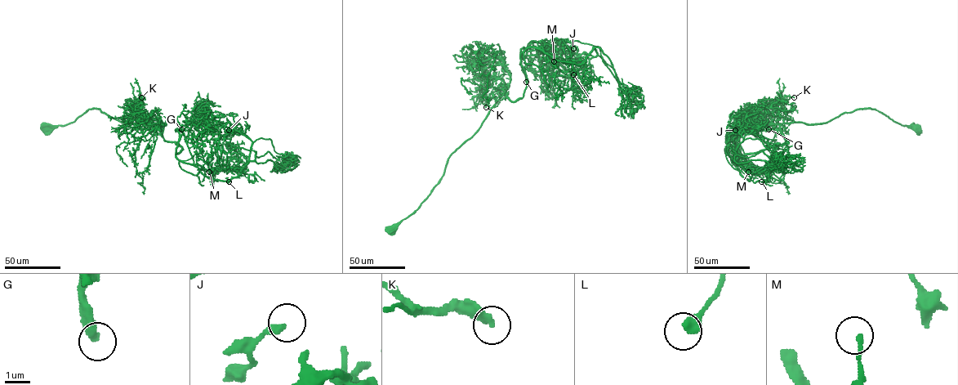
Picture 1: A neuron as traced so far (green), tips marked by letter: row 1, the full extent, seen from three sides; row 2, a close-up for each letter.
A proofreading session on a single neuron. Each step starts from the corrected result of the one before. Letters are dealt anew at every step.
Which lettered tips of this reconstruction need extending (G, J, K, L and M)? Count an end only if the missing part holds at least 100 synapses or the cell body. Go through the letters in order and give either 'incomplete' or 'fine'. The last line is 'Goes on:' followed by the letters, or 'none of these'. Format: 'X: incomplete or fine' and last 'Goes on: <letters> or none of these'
G: incomplete
J: fine
K: fine
L: fine
M: fine
Goes on: G

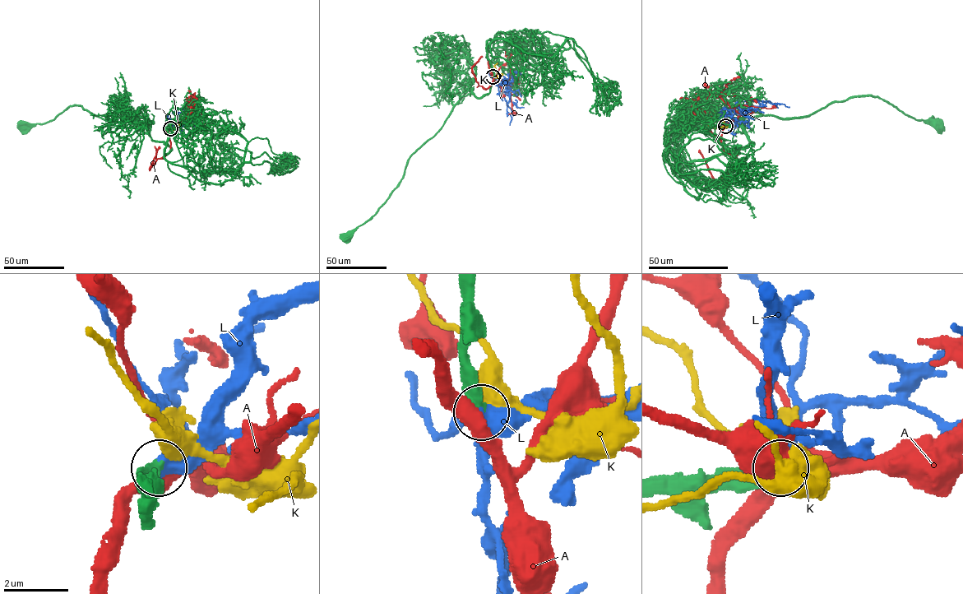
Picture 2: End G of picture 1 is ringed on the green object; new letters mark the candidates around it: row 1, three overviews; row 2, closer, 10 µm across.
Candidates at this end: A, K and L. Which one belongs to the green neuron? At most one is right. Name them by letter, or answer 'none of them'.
L

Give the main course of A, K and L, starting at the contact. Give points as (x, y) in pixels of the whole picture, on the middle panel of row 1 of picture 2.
A: (493, 76), (491, 73), (493, 81), (485, 89), (476, 81), (472, 67), (481, 56)
K: (493, 76), (497, 76), (494, 66), (497, 62)
L: (493, 76), (500, 76), (499, 85), (511, 118), (510, 125)

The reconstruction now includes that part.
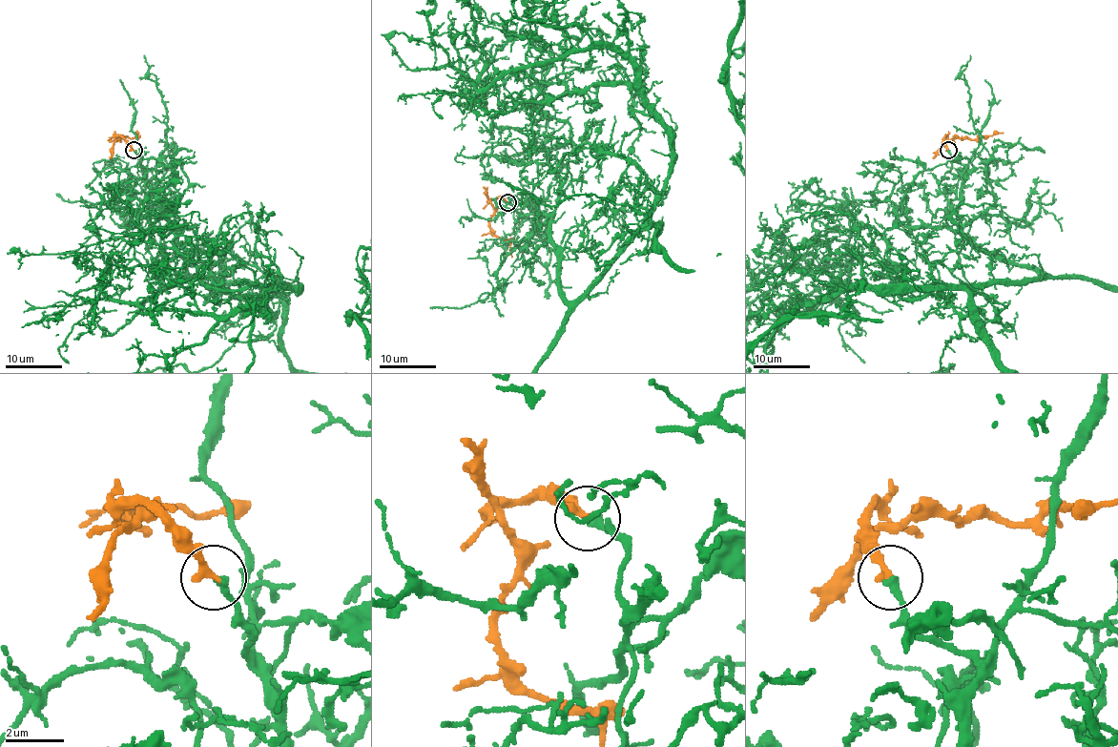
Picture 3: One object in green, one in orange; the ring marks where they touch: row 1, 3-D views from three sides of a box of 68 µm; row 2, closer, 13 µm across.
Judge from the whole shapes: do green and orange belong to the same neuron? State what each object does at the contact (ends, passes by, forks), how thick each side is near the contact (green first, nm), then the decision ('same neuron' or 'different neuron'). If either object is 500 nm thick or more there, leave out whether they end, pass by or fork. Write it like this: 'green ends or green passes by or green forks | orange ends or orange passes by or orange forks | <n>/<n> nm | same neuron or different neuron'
green ends | orange ends | 260/260 nm | different neuron

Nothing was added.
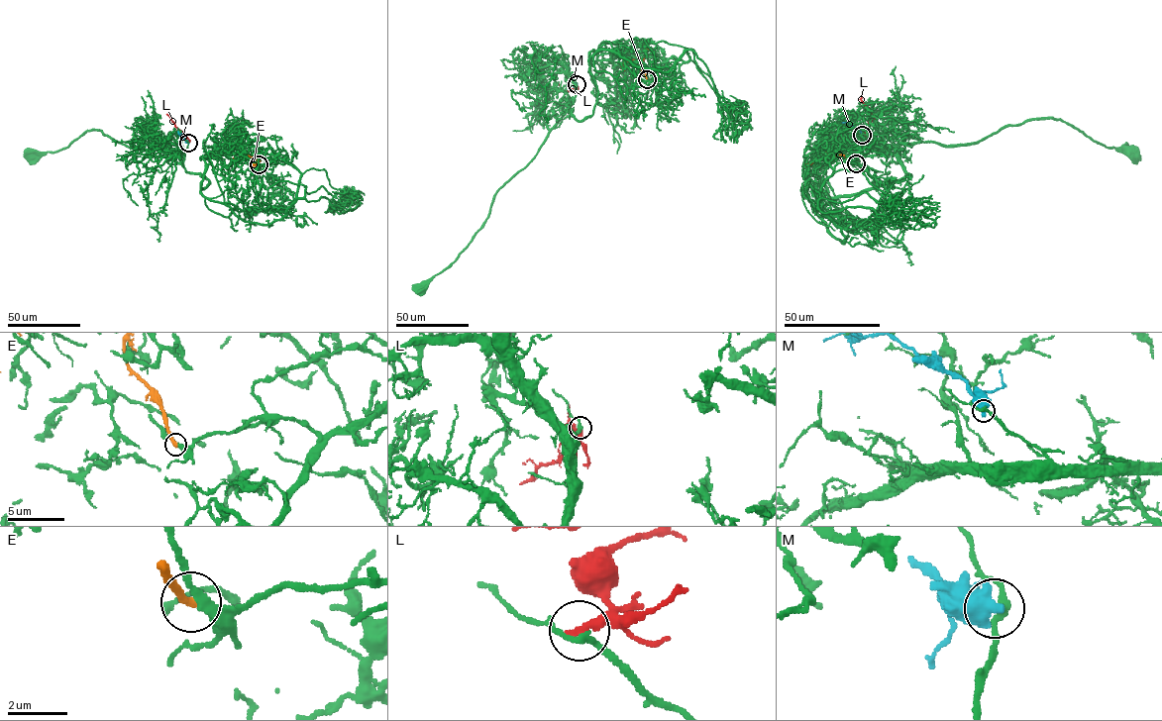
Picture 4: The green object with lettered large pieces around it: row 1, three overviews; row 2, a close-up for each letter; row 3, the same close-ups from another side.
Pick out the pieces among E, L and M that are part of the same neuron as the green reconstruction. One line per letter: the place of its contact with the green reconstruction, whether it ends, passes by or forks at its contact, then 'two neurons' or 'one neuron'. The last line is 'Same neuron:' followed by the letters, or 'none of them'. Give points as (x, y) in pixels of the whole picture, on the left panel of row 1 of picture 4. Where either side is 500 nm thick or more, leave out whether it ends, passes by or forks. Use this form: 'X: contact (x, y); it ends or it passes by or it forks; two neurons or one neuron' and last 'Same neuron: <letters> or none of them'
E: contact (259, 164); it ends; two neurons
L: contact (188, 142); it ends; two neurons
M: contact (188, 143); two neurons
Same neuron: none of them

